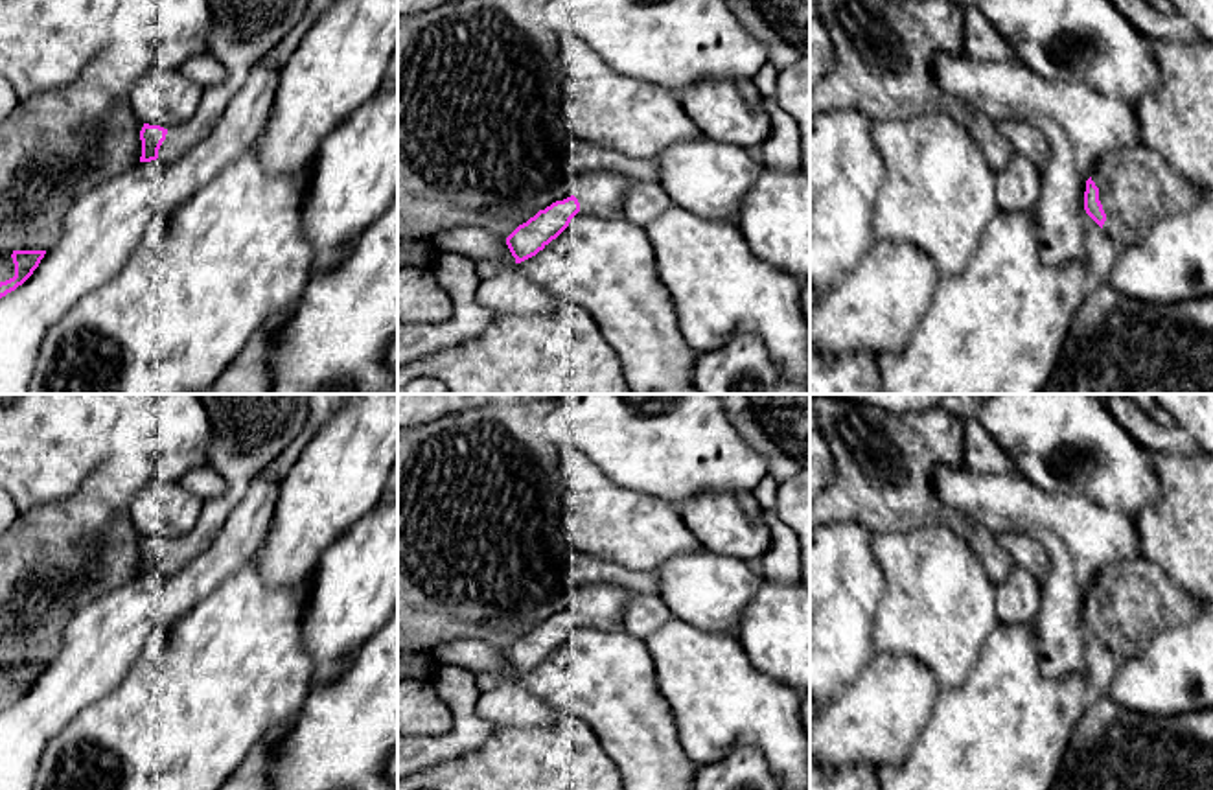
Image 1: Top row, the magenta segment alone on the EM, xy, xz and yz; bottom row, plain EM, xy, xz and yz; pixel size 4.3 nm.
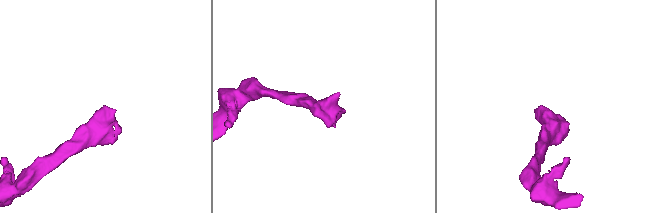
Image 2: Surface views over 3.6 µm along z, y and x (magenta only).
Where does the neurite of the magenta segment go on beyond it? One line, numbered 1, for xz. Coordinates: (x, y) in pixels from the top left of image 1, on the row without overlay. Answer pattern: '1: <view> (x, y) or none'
1: xz (600, 604)

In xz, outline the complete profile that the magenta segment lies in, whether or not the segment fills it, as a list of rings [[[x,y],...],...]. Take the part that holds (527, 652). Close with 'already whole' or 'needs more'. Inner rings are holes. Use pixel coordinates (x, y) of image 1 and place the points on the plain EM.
[[[613,582],[585,584],[576,595],[571,610],[539,622],[506,650],[506,657],[515,670],[515,676],[543,663],[569,639],[578,624],[620,632],[626,600],[631,595],[631,591]]] | needs more

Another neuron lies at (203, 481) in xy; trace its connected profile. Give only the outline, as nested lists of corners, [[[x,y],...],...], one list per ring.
[[[210,464],[186,471],[180,484],[202,501],[214,499],[226,492],[225,481]]]

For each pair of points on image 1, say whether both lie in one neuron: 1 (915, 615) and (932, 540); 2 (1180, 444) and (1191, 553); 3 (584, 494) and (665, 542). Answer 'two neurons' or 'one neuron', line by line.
1: one neuron
2: two neurons
3: one neuron

